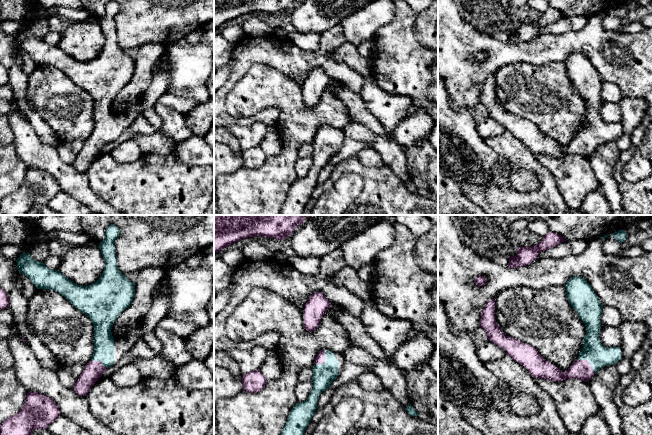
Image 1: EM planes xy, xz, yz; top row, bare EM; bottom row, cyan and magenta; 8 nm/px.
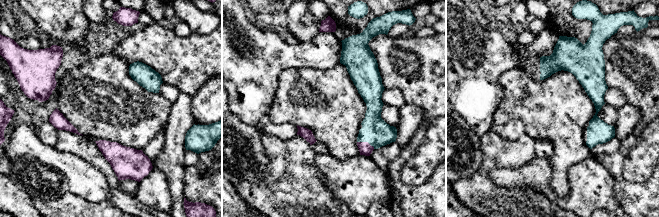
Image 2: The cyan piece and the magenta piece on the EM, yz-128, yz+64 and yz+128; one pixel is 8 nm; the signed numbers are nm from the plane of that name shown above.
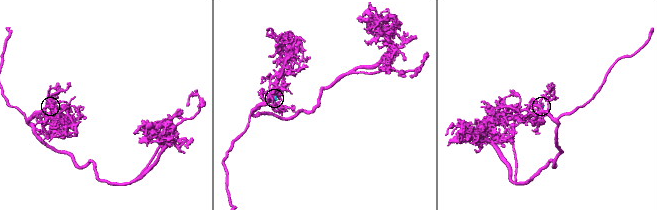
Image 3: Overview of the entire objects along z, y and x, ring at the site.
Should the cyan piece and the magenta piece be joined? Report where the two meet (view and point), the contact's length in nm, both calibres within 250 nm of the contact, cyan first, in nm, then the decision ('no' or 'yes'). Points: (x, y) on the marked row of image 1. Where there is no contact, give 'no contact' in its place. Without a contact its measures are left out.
contact yz (589, 362); length 190 nm; calibres 180 and 160 nm; yes

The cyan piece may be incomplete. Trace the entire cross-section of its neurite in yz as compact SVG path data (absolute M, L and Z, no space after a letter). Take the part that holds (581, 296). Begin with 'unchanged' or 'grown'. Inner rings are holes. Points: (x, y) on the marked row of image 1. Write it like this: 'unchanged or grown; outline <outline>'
grown; outline M572 276L565 284L570 305L586 326L583 349L578 358L563 372L544 359L531 345L506 336L495 320L495 298L489 300L481 313L480 326L487 338L502 347L506 354L524 366L534 378L549 381L579 379L589 382L599 369L615 365L622 359L620 347L605 347L599 338L602 304L590 284L582 277Z

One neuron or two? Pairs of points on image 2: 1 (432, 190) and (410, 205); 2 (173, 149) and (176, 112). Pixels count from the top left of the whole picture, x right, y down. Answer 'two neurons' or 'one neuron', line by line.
1: one neuron
2: one neuron

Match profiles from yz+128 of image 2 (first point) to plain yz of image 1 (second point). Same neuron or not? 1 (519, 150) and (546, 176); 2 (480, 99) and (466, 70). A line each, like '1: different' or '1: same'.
1: same
2: same

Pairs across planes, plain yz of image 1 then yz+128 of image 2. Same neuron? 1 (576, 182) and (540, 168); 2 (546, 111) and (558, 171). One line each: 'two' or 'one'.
1: one
2: one

